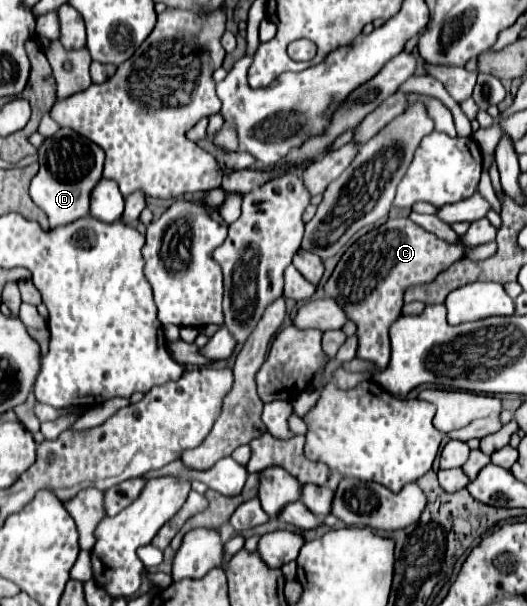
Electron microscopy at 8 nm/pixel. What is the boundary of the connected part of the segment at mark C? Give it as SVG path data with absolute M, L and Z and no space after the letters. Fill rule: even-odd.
M387 219L377 229L359 237L339 259L335 271L323 285L325 295L335 299L345 311L347 319L357 325L357 357L373 361L377 371L385 369L389 363L389 327L401 317L403 295L409 287L433 281L441 271L445 271L455 261L463 259L465 247L475 247L481 243L495 241L497 229L489 219L473 221L469 231L461 237L461 243L445 243L433 233L413 225L407 219Z

